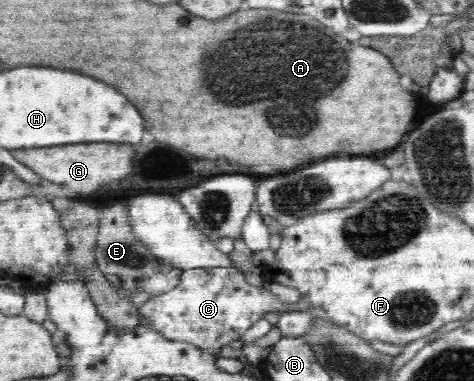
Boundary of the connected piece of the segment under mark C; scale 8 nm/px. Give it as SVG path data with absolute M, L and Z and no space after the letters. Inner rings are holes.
M233 268L191 269L186 270L179 278L178 286L170 291L163 291L160 296L148 298L138 309L144 317L140 324L144 328L155 330L166 340L186 342L201 348L215 358L225 344L240 340L242 334L258 320L262 320L268 312L304 312L311 304L299 300L286 304L265 290L248 284L244 274Z

